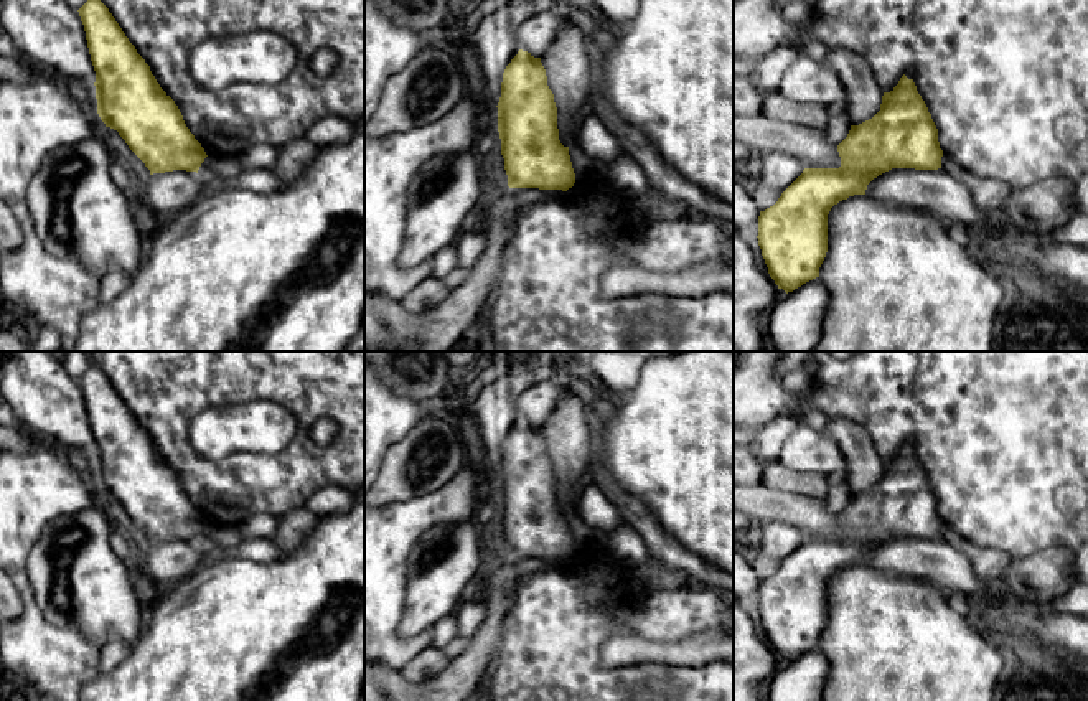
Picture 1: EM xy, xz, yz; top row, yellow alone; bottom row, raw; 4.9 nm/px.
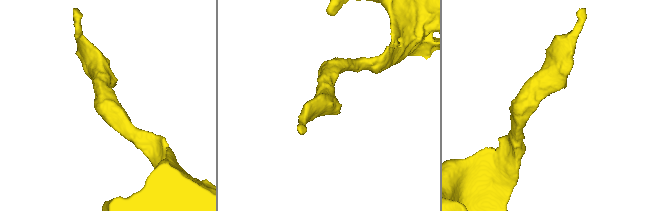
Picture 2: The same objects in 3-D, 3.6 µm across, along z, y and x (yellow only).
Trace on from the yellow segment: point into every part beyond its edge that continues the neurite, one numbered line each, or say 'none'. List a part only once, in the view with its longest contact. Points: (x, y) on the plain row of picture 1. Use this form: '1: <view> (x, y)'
none

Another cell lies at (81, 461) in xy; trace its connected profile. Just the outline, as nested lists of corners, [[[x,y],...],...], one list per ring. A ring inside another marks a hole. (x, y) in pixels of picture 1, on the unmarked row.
[[[81,449],[61,450],[68,463],[79,473],[91,477],[94,470],[92,454]]]

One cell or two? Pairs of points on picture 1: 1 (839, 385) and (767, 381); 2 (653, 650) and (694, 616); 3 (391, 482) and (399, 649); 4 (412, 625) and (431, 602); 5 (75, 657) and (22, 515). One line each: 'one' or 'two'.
1: two
2: two
3: two
4: one
5: one

